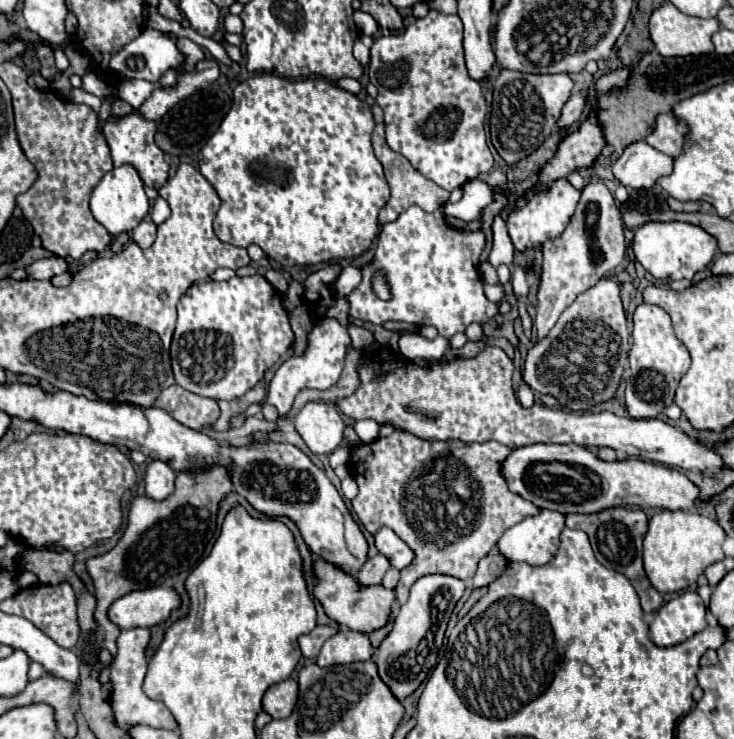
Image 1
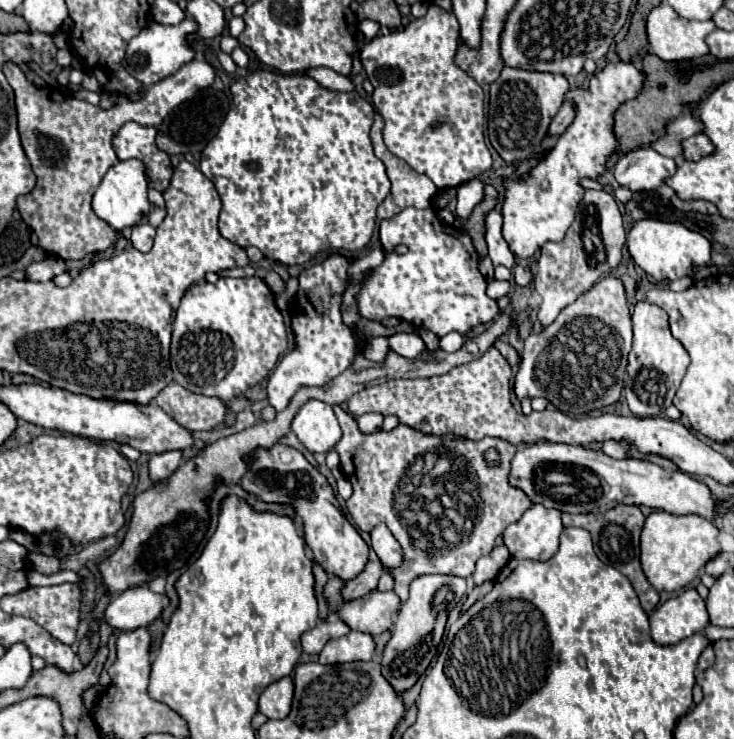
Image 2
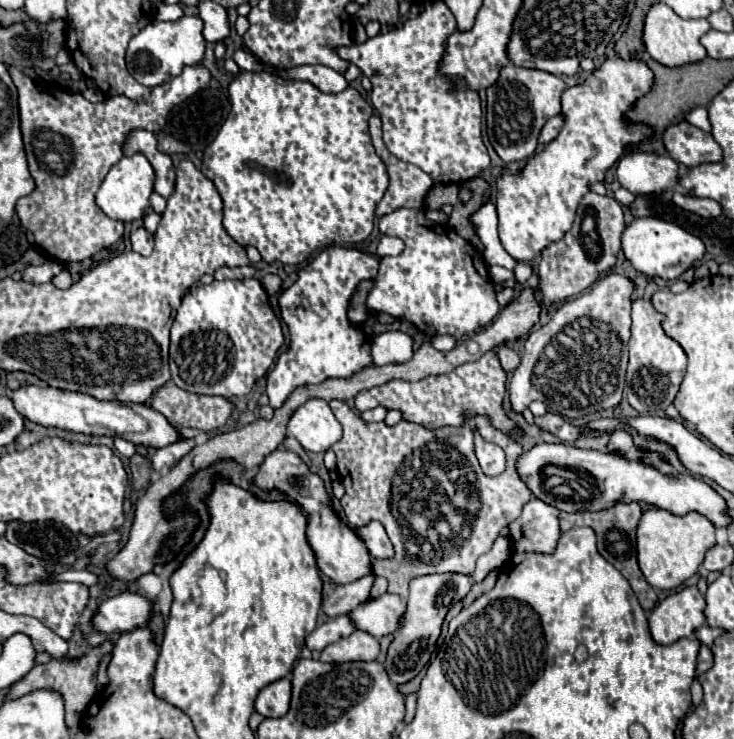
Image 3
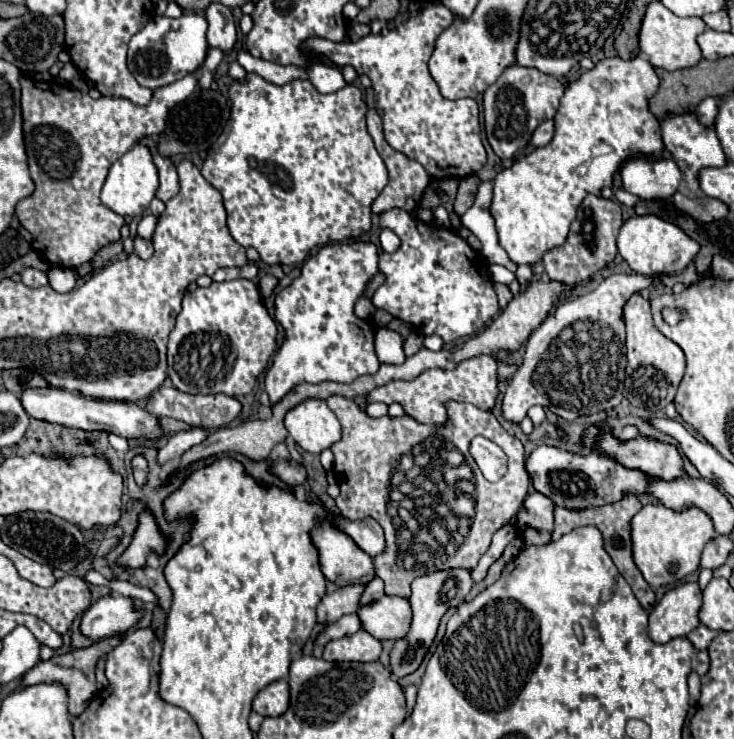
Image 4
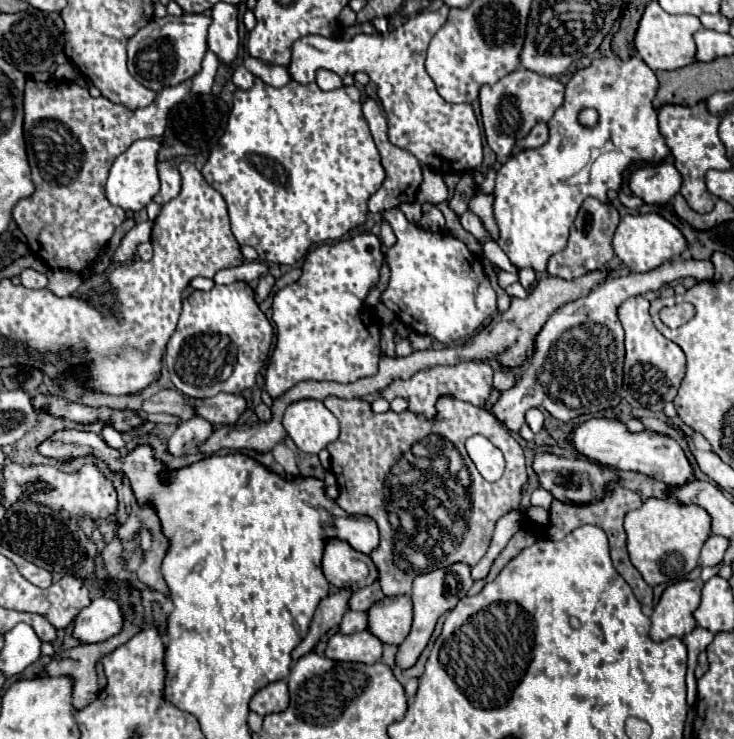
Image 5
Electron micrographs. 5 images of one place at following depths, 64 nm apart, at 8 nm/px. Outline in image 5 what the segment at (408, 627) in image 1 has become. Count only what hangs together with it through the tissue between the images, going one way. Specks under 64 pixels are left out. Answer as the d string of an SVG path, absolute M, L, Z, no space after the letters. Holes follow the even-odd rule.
M456 562L450 564L446 568L438 568L434 572L422 574L414 578L414 588L412 588L412 602L414 602L414 622L412 622L412 632L408 634L408 638L398 646L398 656L396 656L396 666L398 668L410 668L414 666L414 662L418 660L418 656L422 654L422 650L426 648L434 626L438 622L438 618L452 610L456 606L456 602L460 598L466 596L466 592L470 590L470 586L474 584L474 580L470 578L470 566L464 562Z

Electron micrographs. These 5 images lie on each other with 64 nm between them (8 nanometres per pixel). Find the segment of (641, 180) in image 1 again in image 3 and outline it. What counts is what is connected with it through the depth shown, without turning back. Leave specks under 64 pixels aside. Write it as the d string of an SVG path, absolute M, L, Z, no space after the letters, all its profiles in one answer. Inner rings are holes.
M630 152L616 168L618 182L632 194L662 194L678 184L678 164L670 156Z

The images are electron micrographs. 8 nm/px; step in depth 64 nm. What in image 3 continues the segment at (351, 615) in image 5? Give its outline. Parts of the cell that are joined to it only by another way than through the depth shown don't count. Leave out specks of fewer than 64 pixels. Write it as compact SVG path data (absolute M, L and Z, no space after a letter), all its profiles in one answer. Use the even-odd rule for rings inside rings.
M336 616L328 622L324 622L322 626L318 626L308 638L306 638L306 646L310 650L324 650L328 644L338 642L344 636L350 636L356 630L354 622L348 616Z

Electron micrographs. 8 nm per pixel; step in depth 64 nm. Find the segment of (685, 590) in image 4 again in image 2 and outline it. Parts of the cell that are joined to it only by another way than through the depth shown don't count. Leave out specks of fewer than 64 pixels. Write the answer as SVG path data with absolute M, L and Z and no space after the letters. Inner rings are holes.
M696 588L660 604L650 618L650 634L656 644L676 644L708 626L706 602Z

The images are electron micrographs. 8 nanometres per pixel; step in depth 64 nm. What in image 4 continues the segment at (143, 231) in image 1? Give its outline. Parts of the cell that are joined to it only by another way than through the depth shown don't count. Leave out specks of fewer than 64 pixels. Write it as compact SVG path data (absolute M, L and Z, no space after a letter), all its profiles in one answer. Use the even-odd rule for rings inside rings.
M134 238L134 252L142 258L142 260L148 260L152 256L152 242L148 240L142 240L142 238Z

